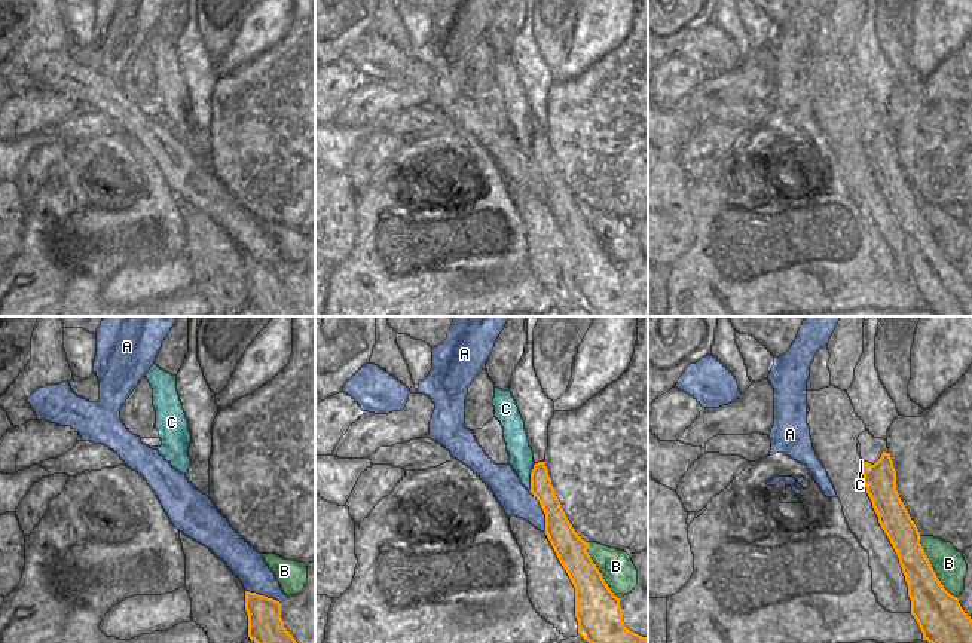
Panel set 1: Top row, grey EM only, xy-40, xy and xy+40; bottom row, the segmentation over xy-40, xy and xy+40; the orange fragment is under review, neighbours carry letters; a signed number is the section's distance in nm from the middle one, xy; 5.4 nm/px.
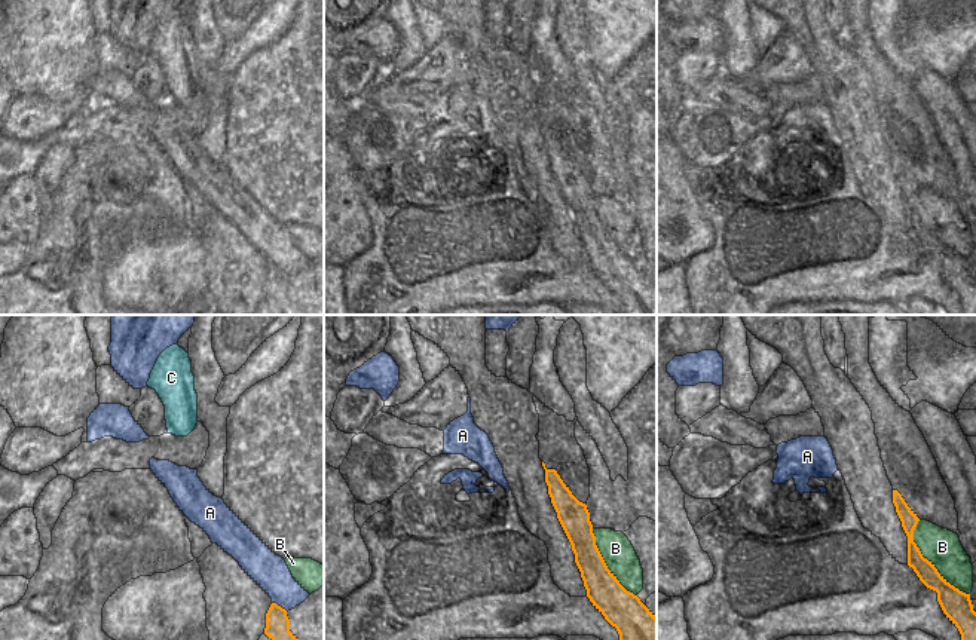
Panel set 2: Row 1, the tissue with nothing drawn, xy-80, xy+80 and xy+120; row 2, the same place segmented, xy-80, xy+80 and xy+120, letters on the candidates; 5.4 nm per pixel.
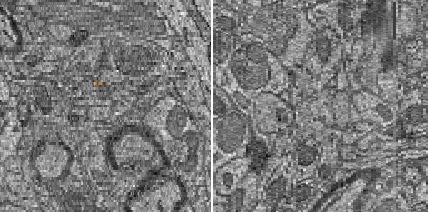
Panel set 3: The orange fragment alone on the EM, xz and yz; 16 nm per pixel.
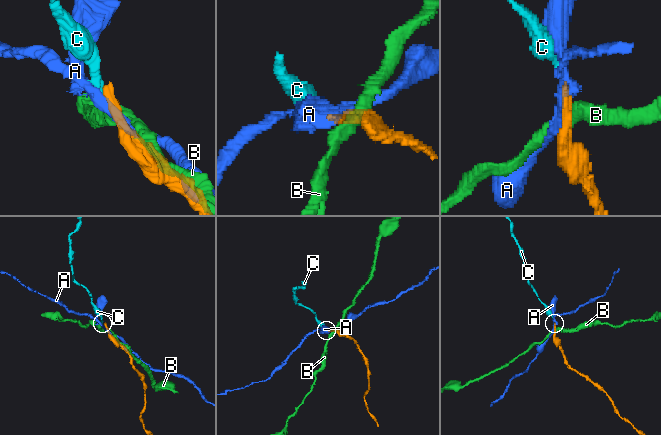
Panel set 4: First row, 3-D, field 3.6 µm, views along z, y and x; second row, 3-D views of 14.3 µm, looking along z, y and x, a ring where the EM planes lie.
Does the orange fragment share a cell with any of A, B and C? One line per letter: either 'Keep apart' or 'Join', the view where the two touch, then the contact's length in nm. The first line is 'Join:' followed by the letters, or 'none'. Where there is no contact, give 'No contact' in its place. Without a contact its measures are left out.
Join: C
A: Keep apart. Touches orange in xy. Shared border 240 nm
B: Keep apart. Touches orange in xy+40. Shared border 400 nm
C: Join. Touches orange in xy. Shared border 160 nm.

